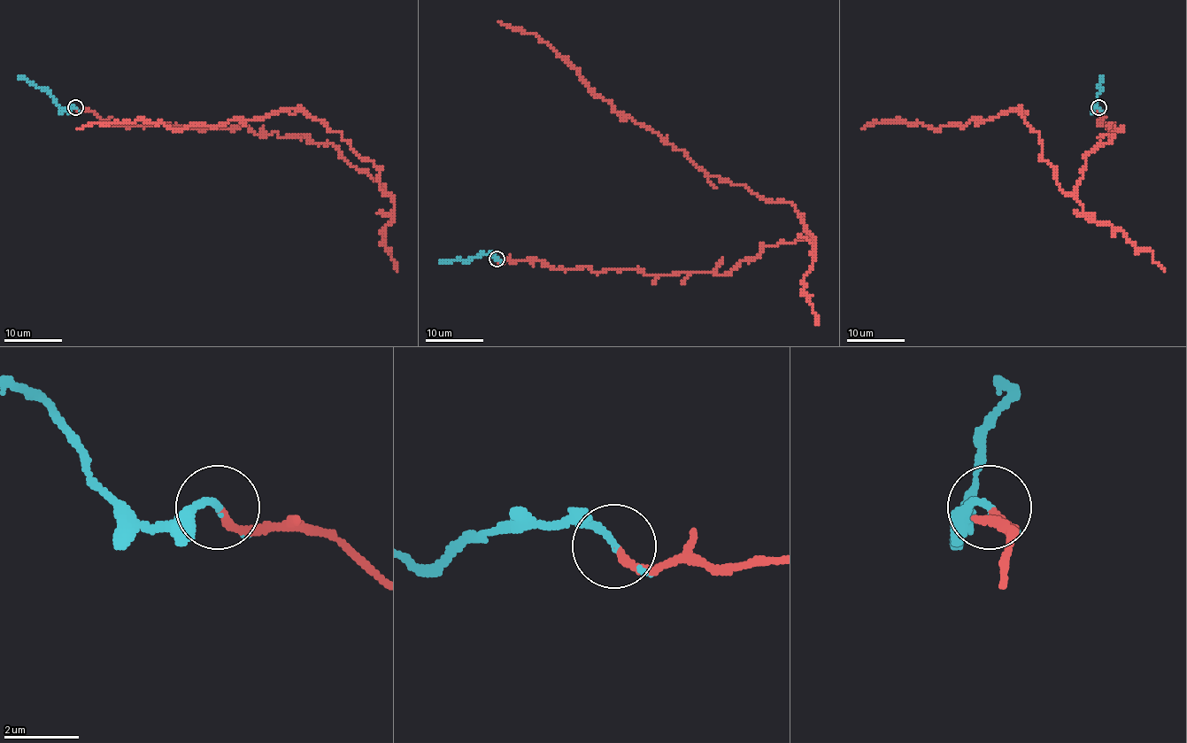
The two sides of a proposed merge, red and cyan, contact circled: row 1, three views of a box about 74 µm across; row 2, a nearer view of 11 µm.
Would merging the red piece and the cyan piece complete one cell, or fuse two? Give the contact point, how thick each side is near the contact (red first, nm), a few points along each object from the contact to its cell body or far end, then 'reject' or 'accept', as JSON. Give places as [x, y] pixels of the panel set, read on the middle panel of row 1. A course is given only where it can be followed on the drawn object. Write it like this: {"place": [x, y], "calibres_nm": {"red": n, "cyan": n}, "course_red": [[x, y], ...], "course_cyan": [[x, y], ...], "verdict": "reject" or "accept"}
{"place": [497, 259], "calibres_nm": {"red": 200, "cyan": 150}, "course_red": [[496, 258], [723, 275], [809, 233], [790, 203], [706, 175], [620, 115], [534, 34], [498, 20]], "course_cyan": [[496, 258], [484, 255], [473, 257], [468, 261], [439, 262]], "verdict": "accept"}

